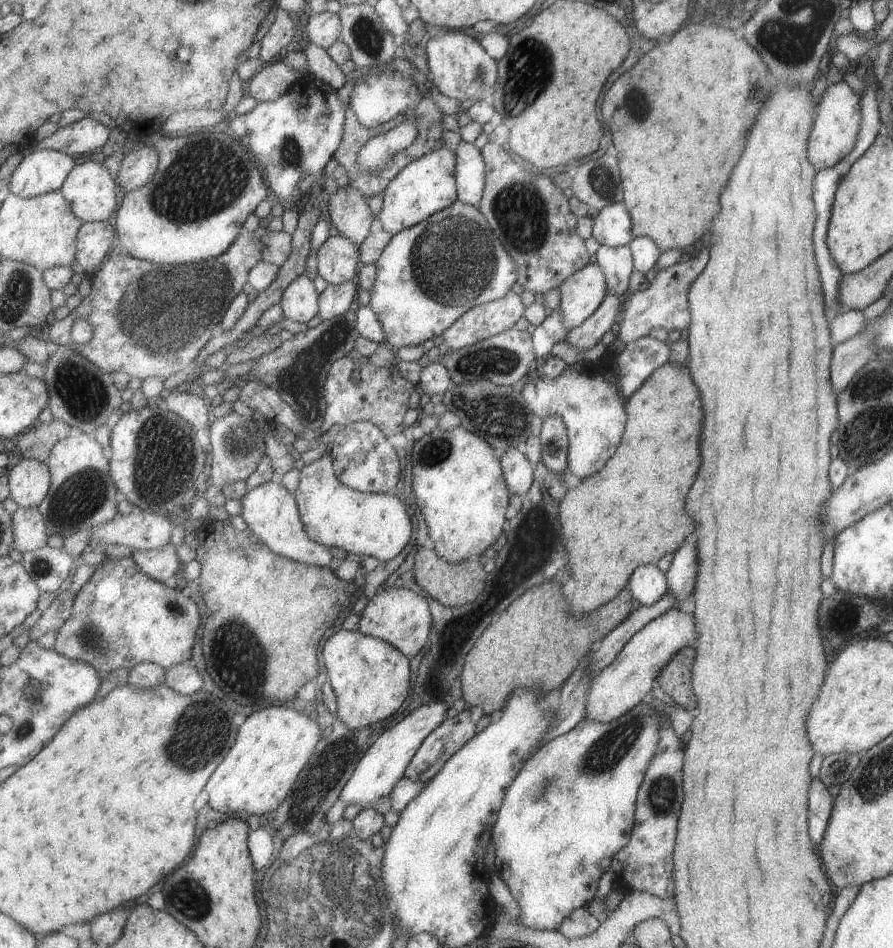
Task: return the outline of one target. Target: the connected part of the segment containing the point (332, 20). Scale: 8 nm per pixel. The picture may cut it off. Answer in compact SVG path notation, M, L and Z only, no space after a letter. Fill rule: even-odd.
M338 12L312 13L305 31L304 36L308 40L307 42L321 48L323 52L341 40L342 18Z

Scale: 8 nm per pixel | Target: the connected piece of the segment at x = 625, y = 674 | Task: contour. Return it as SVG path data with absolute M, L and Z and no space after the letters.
M669 608L662 615L648 622L633 634L620 648L617 656L592 678L586 696L586 715L583 719L608 723L628 713L651 690L651 682L657 680L658 674L669 659L681 648L695 643L697 640L695 632L697 630L695 630L693 615L677 608Z

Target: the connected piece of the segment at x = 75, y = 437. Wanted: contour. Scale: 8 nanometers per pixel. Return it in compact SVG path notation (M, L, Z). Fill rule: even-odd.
M92 433L70 434L57 443L47 463L52 474L52 489L49 498L38 507L47 519L50 534L60 534L65 539L81 529L94 529L116 518L120 490L113 480L104 446Z

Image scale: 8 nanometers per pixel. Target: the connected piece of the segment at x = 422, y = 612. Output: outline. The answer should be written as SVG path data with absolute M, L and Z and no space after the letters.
M403 587L379 589L370 599L359 621L359 630L363 634L385 639L409 658L417 656L425 648L432 628L433 613L430 597Z

